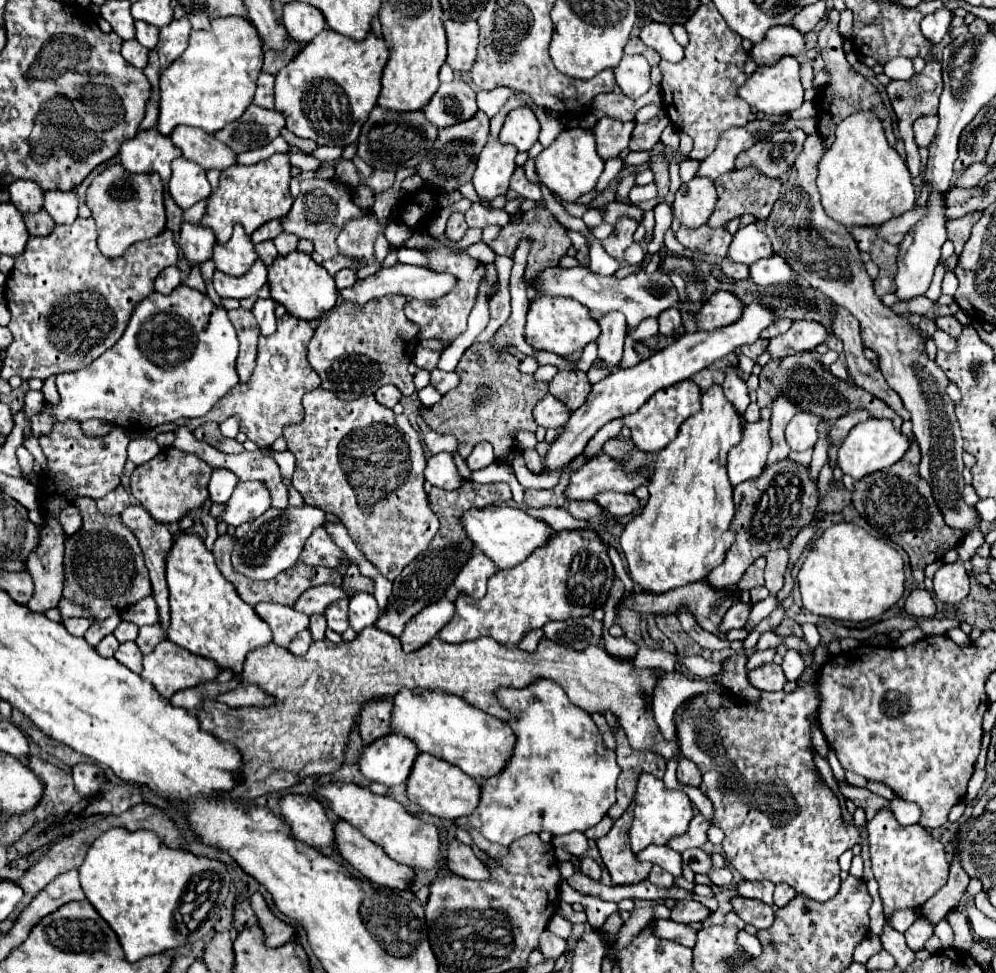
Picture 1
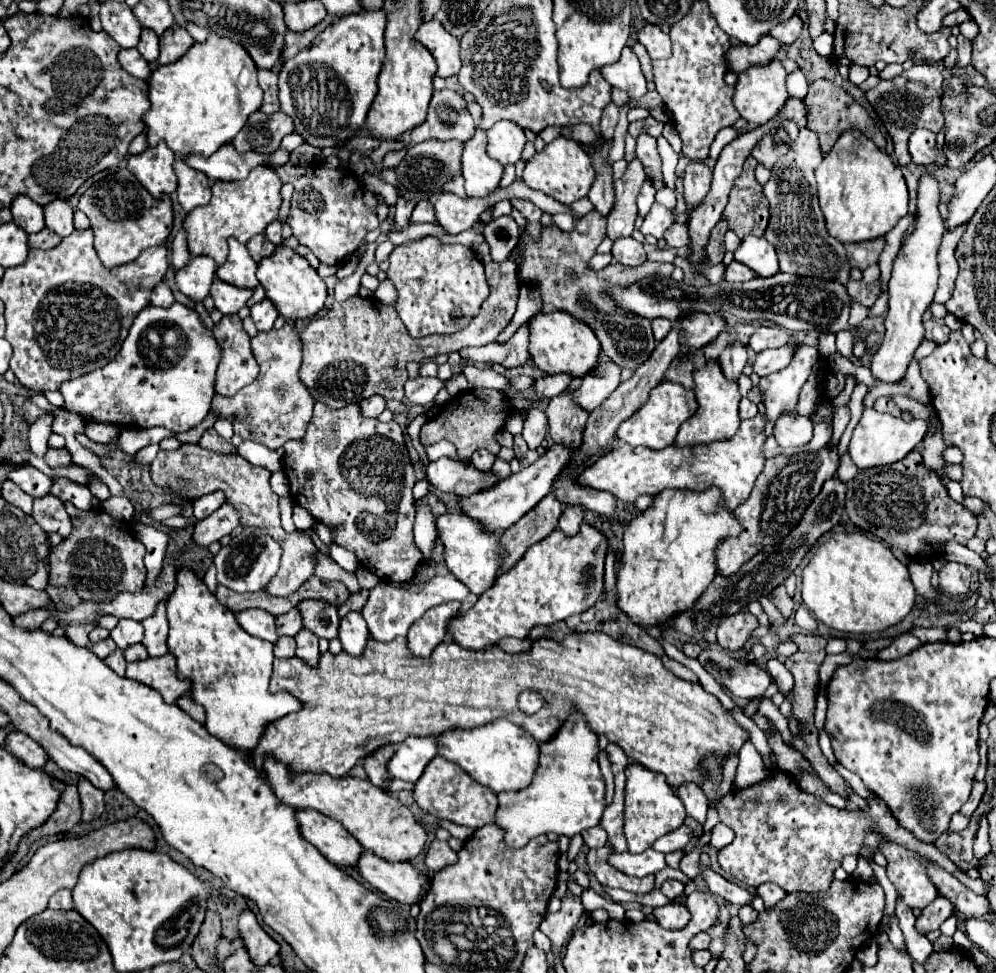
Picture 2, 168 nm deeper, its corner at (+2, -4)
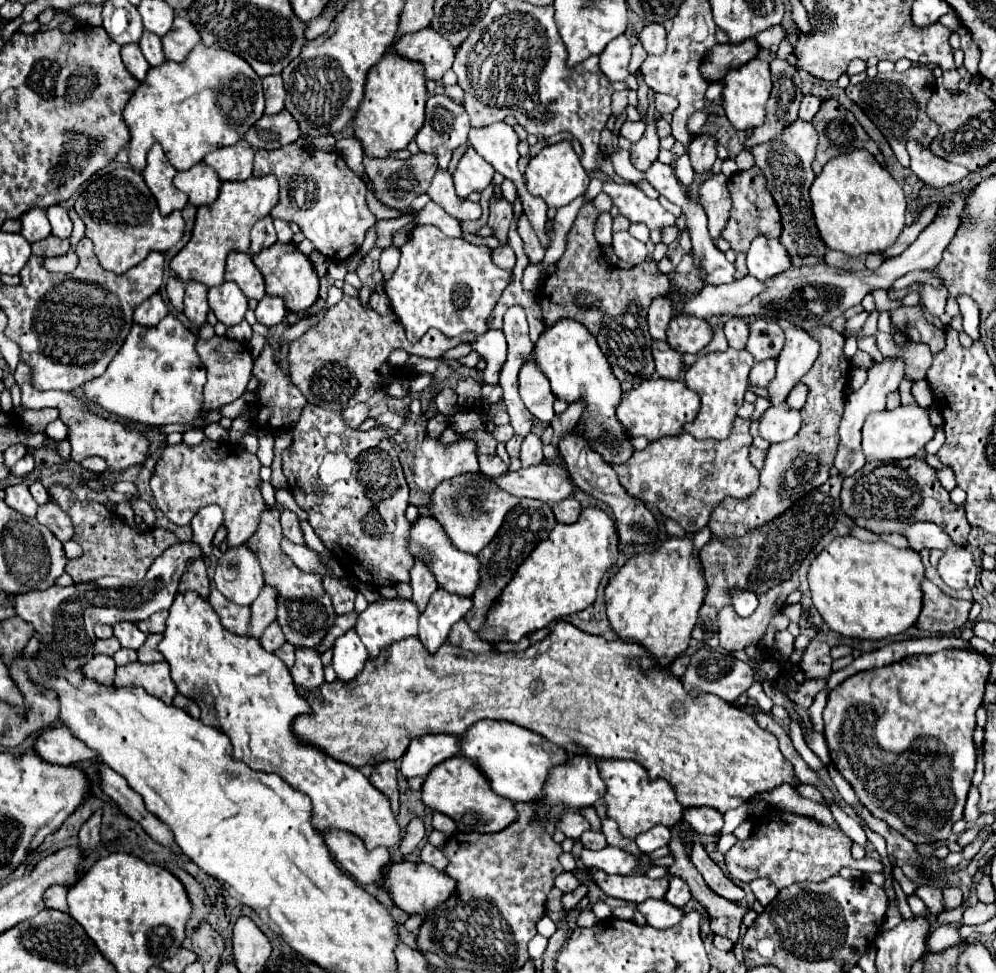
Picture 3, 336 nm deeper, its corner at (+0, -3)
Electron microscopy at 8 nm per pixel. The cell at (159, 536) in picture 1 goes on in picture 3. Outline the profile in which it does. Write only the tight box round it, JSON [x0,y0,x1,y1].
[138,633,164,663]

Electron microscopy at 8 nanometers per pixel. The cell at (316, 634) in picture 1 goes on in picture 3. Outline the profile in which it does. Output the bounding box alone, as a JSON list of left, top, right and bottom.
[290,647,324,691]

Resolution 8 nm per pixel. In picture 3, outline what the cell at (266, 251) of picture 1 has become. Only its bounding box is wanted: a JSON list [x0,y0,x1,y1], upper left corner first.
[250,217,276,255]

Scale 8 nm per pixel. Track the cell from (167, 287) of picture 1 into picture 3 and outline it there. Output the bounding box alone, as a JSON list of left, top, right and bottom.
[134,293,168,327]

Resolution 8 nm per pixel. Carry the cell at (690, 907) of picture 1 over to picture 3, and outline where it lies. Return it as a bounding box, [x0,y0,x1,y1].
[638,899,684,929]

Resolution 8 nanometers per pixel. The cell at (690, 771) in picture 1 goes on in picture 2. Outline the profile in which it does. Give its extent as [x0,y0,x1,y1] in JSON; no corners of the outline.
[678,784,708,824]

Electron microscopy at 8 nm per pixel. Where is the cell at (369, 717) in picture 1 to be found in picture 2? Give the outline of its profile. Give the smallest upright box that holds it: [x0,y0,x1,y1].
[364,744,396,788]

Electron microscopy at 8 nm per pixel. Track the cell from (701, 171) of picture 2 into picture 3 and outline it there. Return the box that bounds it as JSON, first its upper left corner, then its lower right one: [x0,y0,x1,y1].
[688,135,716,175]

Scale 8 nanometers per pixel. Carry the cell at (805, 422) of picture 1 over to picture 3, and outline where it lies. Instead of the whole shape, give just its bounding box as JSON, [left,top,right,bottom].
[760,403,802,443]

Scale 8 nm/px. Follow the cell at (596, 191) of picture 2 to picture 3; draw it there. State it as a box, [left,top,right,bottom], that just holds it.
[594,211,612,245]

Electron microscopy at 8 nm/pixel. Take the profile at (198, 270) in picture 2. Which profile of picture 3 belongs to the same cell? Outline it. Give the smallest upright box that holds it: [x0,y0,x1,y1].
[184,281,208,327]

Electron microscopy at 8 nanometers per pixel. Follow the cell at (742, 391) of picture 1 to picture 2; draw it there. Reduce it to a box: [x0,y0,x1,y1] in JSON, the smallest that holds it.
[718,340,746,380]

